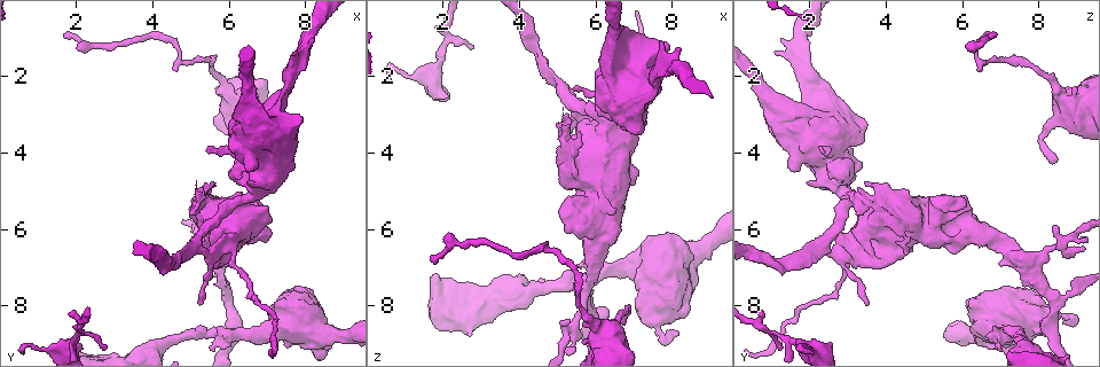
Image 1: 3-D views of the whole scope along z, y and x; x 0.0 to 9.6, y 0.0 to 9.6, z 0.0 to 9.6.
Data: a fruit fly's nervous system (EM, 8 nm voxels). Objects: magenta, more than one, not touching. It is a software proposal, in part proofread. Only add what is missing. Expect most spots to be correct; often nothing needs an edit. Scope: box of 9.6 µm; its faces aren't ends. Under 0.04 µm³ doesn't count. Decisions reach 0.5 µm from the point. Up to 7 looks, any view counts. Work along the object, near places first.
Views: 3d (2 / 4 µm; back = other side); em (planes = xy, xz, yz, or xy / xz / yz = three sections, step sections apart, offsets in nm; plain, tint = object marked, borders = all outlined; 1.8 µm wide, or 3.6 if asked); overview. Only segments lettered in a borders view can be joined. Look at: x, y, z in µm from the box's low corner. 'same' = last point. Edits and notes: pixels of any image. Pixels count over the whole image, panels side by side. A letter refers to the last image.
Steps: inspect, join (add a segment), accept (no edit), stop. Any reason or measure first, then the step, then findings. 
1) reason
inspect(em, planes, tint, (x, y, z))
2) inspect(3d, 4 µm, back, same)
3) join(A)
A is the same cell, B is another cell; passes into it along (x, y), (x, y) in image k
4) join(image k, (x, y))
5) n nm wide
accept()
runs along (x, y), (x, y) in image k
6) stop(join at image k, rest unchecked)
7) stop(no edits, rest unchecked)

calibre changes
inspect(em, xy, step 16, tint, (5.50, 1.70, 7.80))

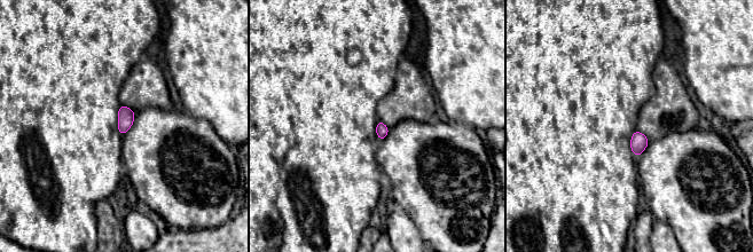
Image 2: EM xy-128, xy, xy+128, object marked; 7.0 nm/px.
another direction
inspect(em, planes, tint, same)

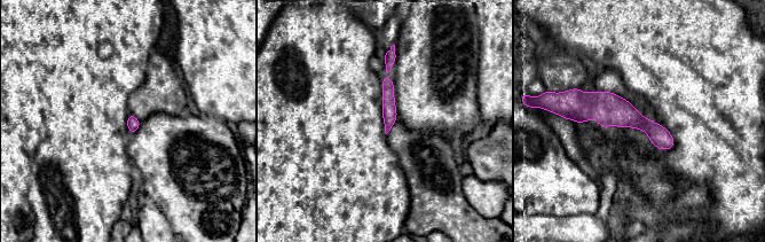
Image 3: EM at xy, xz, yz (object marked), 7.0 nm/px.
see the neighbours
inspect(em, planes, borders, same)

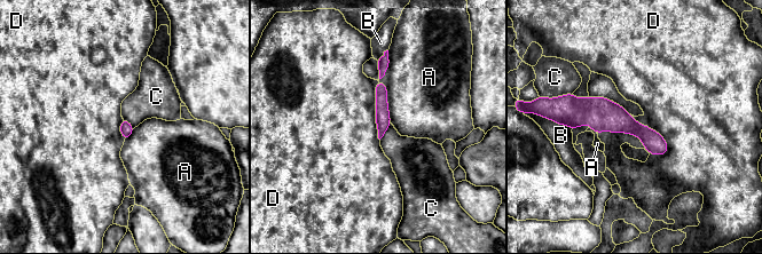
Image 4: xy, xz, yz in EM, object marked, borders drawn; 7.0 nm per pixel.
90 nm wide
accept()
A, B, C and D are other cells; border along (597, 132), (668, 150) in image 4; none of them fits

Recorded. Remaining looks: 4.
inspect(3d, 4 µm, (8.15, 7.90, 6.15))

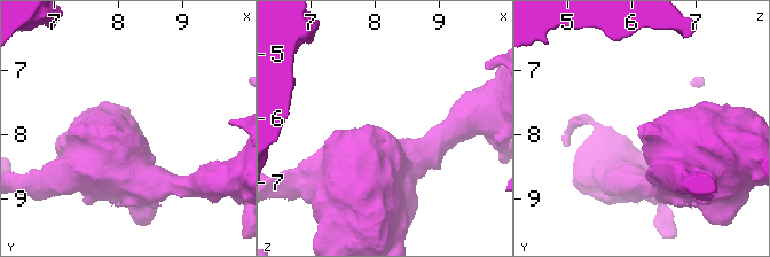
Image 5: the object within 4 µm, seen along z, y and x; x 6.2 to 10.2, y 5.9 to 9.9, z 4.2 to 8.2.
inspect(em, 3.6 µm, planes, plain, (8.15, 8.00, 6.25))

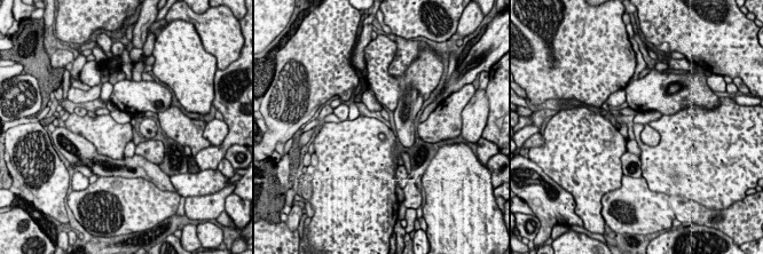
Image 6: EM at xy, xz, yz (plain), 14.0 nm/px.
inspect(em, 3.6 µm, planes, borders, same)

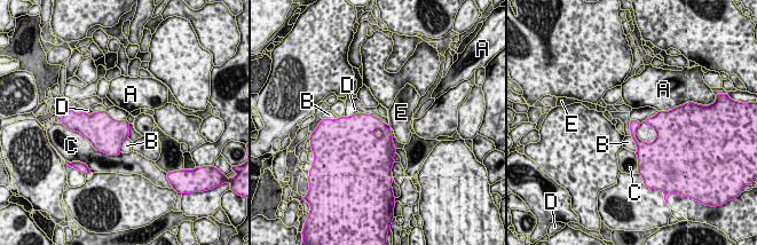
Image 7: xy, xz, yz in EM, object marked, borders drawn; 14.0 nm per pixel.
C touches over 600 nm
accept()
A, B, C, D and E are other cells; none of them fits

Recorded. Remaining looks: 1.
free end
inspect(em, 3.6 µm, planes, borders, (2.10, 8.95, 2.55))

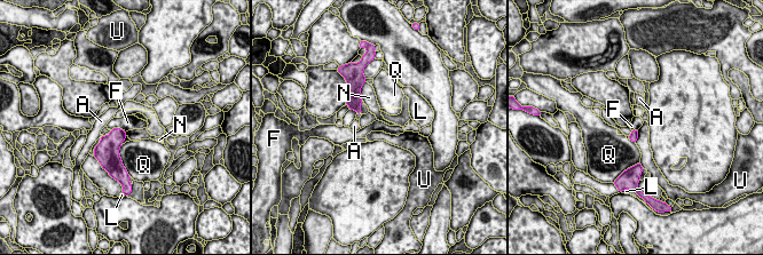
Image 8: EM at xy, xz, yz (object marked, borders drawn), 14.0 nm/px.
Q touches over 300 nm
accept()
A, F, L, N, Q and U are other cells; none of them fits

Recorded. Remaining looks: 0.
stop(no edits, rest unchecked)

